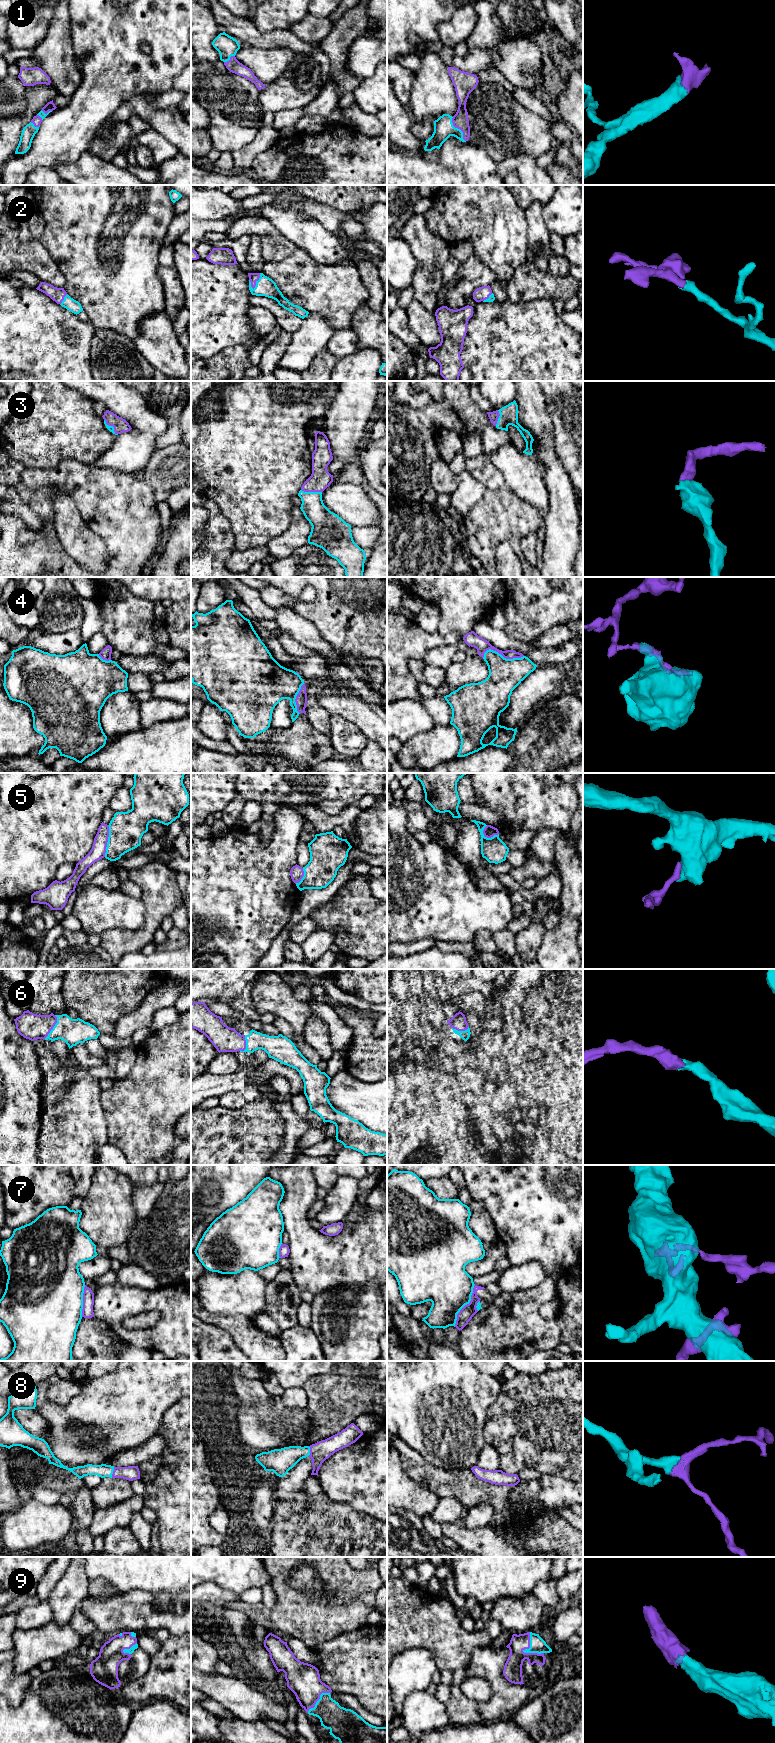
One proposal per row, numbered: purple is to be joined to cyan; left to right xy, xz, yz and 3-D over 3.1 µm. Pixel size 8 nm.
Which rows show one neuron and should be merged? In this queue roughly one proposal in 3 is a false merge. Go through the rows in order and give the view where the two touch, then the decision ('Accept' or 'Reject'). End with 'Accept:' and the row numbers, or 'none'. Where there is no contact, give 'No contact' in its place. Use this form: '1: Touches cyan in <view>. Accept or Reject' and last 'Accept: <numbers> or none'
1: Touches cyan in yz. Accept
2: Touches cyan in xz. Accept
3: Touches cyan in xz. Accept
4: Touches cyan in yz. Reject
5: Touches cyan in xy. Reject
6: Touches cyan in xy. Accept
7: Touches cyan in yz. Reject
8: Touches cyan in xy. Accept
9: Touches cyan in yz. Accept
Accept: 1, 2, 3, 6, 8, 9

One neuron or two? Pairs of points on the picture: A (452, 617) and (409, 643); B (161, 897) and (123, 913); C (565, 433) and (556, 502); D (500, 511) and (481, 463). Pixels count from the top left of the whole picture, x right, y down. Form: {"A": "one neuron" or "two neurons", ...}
{"A": "two neurons", "B": "two neurons", "C": "two neurons", "D": "one neuron"}

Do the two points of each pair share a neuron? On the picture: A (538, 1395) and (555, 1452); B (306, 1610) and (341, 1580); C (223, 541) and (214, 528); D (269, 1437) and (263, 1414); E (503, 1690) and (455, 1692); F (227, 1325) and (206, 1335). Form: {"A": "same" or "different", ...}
{"A": "same", "B": "same", "C": "same", "D": "same", "E": "same", "F": "different"}

